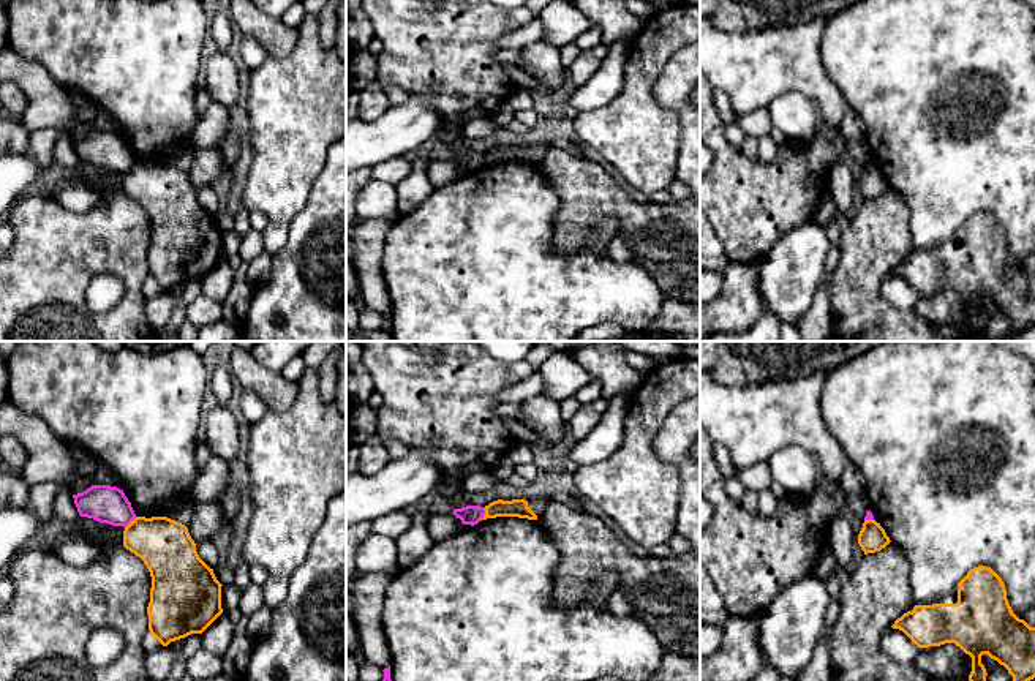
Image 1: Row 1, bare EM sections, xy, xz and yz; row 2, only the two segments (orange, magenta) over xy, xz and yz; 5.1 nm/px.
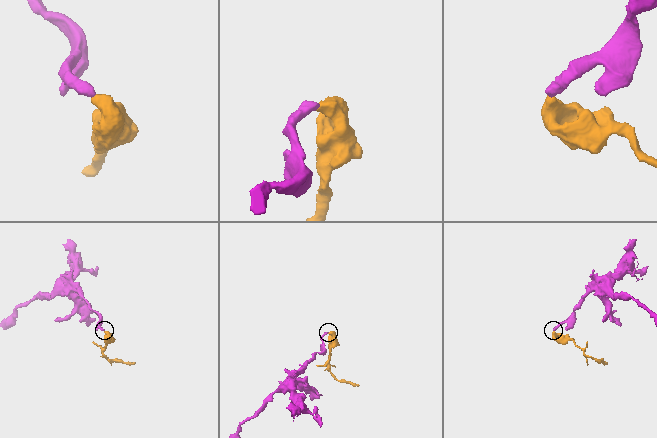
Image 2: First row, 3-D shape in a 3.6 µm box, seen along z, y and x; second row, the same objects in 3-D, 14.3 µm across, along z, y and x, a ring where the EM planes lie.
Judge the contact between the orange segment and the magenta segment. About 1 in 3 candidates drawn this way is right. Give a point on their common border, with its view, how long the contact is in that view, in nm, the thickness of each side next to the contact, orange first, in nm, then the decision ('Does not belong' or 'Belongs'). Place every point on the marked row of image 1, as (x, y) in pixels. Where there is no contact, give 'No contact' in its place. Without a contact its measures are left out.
Touches orange at xz (485, 514). Shared border 70 nm. Thickness 100 nm (orange) against 100 nm. Does not belong

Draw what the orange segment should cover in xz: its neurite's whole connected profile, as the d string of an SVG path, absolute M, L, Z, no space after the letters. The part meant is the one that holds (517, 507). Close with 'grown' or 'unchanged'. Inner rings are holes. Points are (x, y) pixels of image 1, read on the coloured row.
M498 499L485 506L485 515L482 520L496 517L518 517L537 520L537 515L528 507L528 501L525 499L512 499L512 501Z; unchanged

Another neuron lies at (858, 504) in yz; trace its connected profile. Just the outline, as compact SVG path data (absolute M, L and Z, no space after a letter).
M845 493L847 502L850 506L850 509L860 517L864 518L869 507L868 507L868 501L864 498L864 495L850 495Z

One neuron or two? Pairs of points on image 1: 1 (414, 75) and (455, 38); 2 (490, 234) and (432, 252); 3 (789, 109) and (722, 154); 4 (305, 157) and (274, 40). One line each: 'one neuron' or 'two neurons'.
1: one neuron
2: one neuron
3: two neurons
4: two neurons

